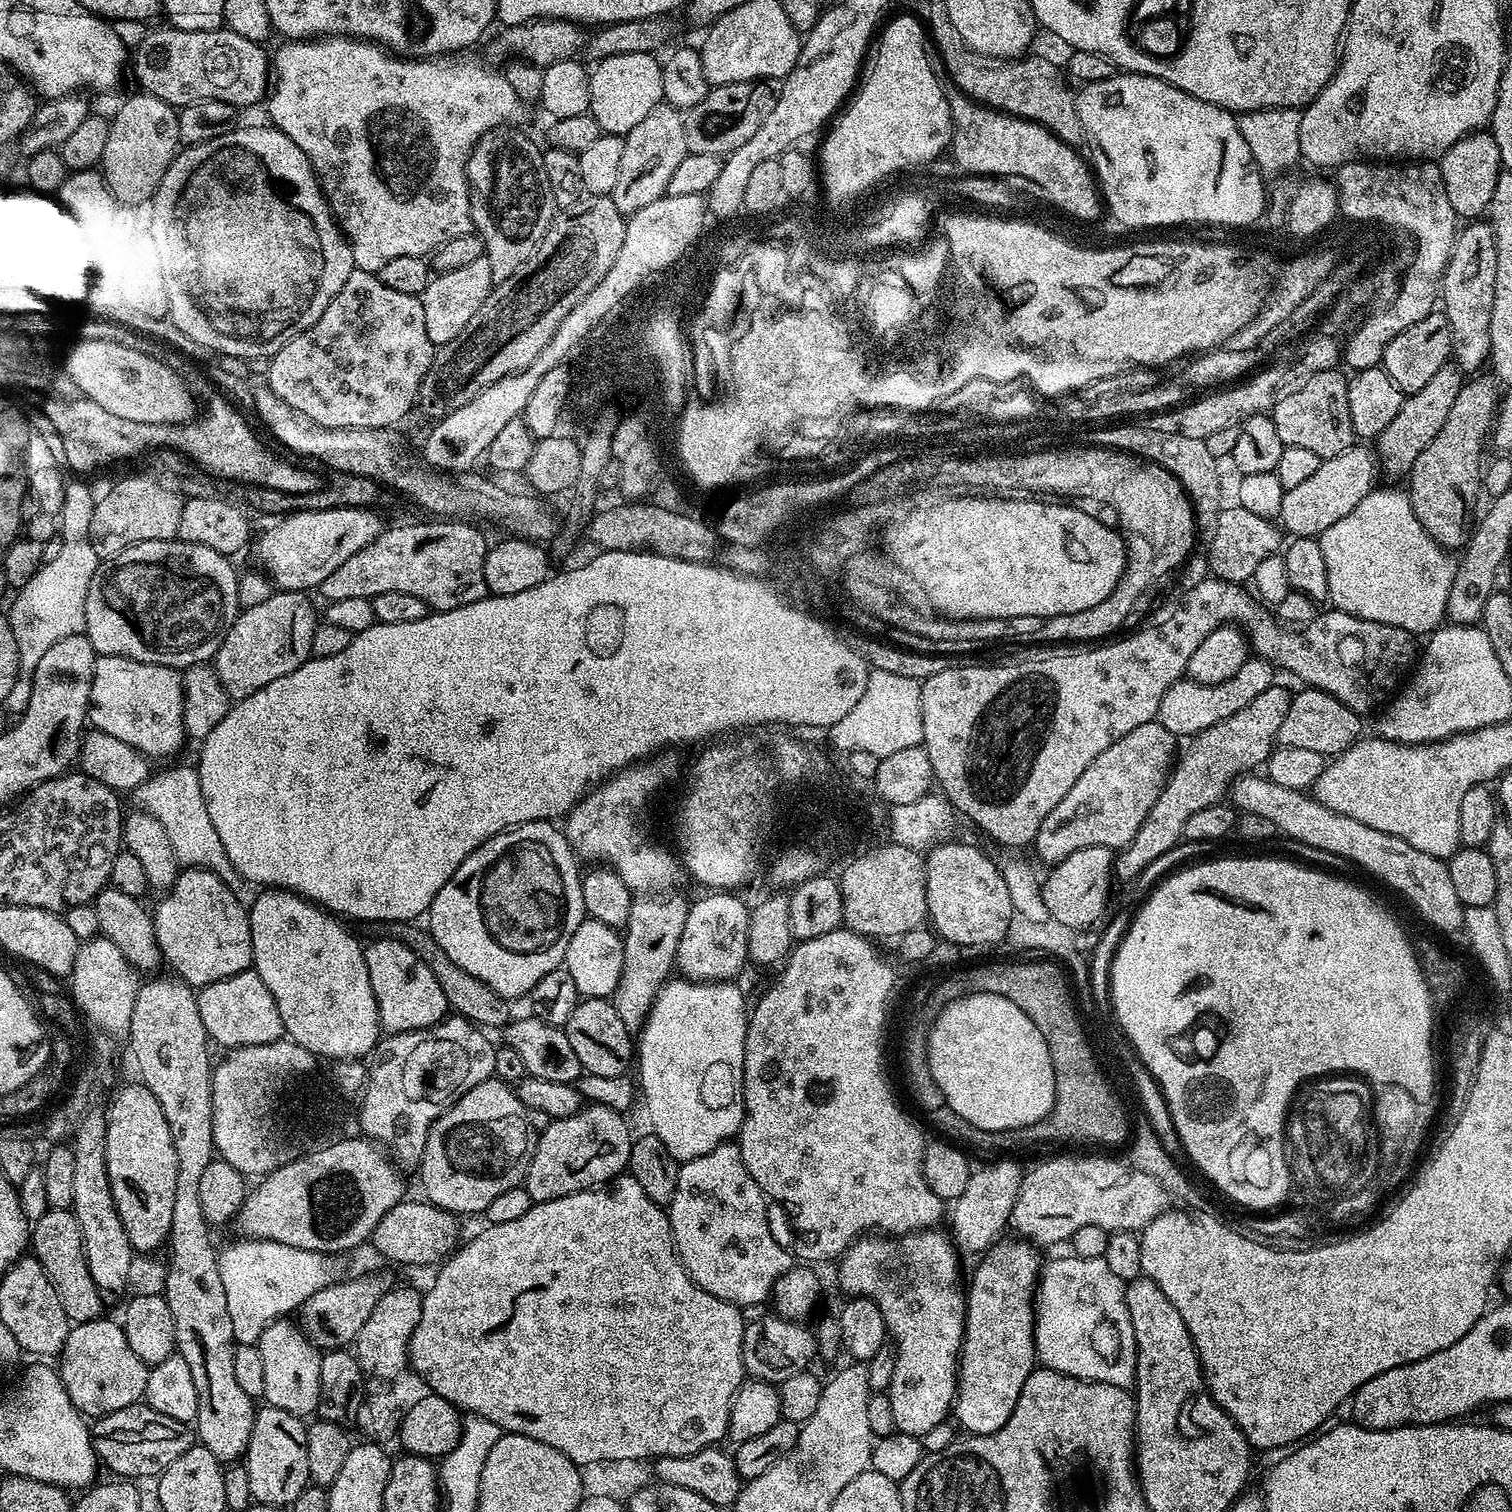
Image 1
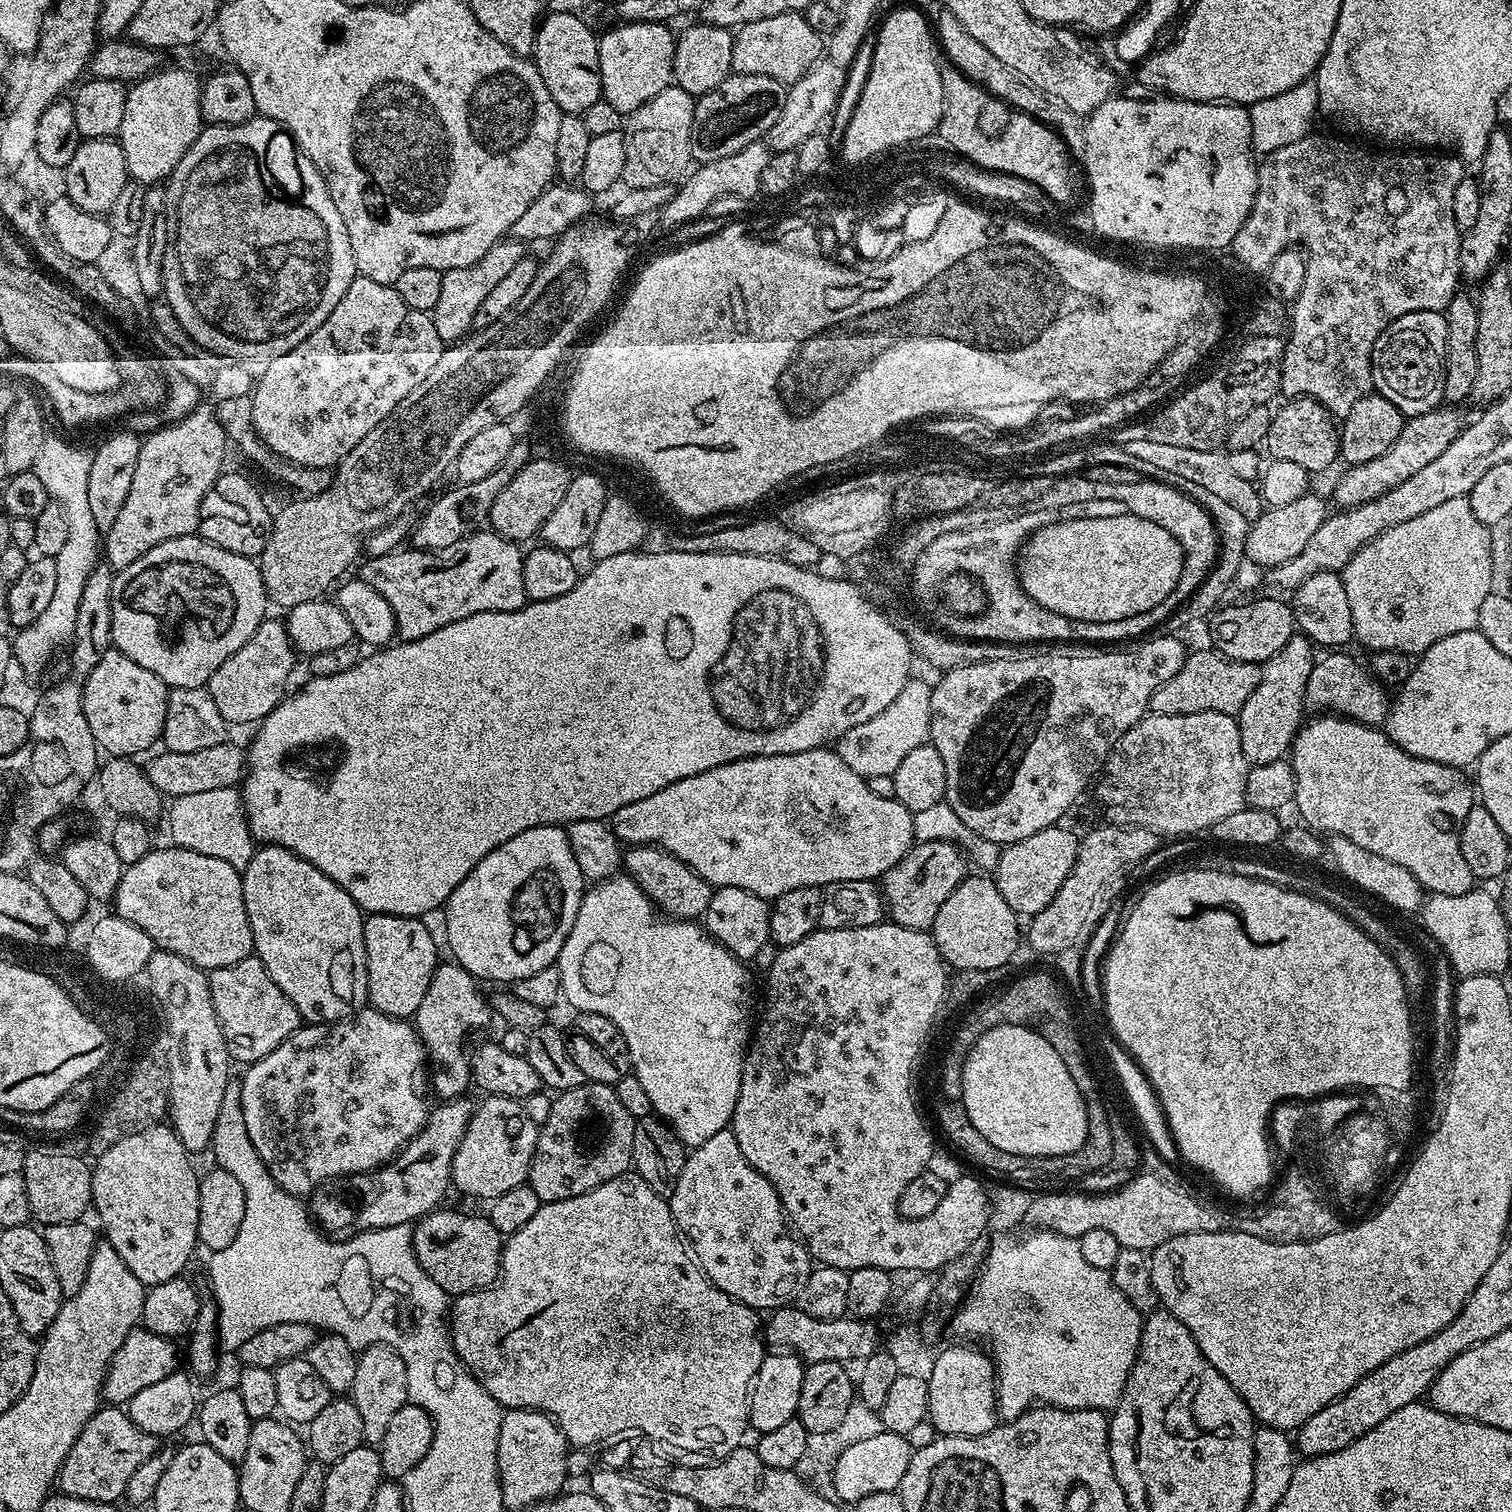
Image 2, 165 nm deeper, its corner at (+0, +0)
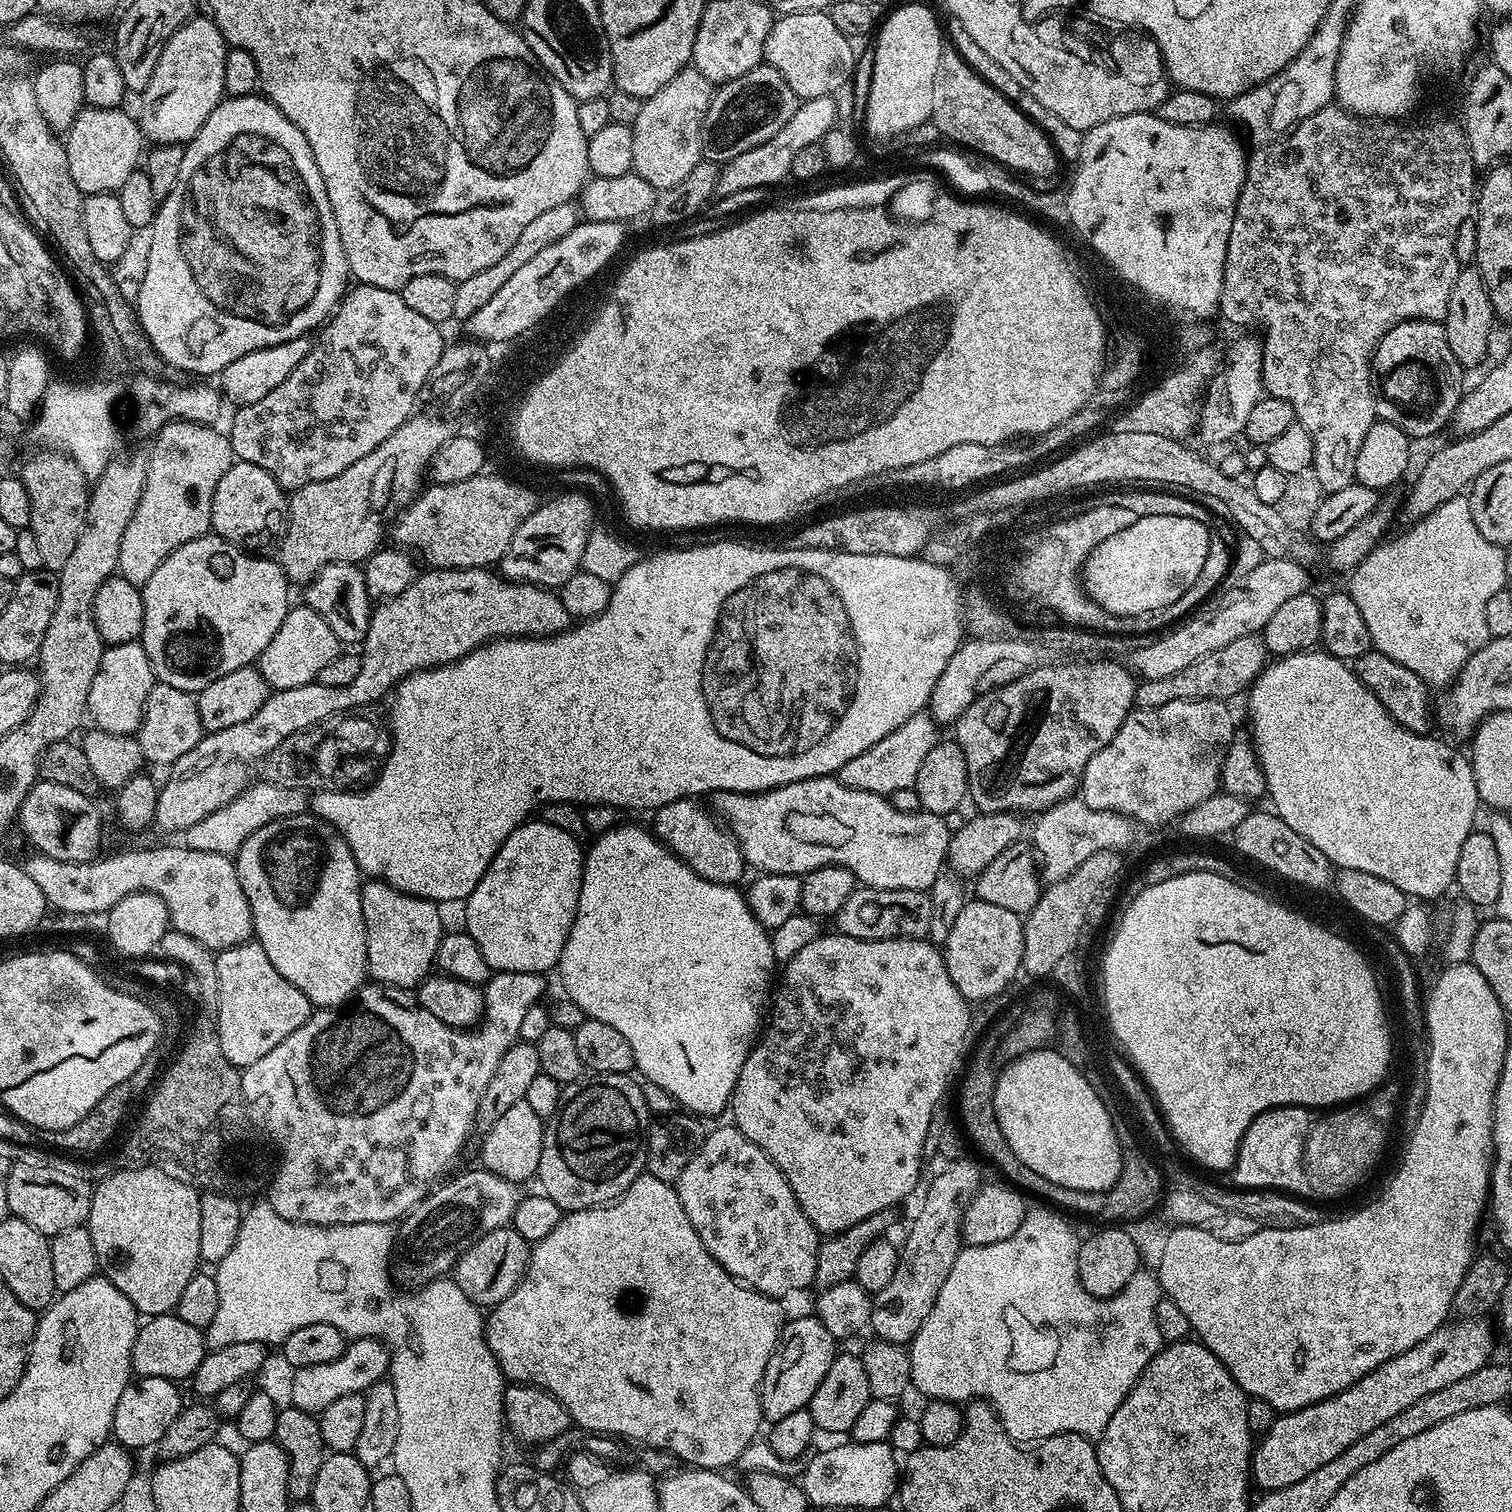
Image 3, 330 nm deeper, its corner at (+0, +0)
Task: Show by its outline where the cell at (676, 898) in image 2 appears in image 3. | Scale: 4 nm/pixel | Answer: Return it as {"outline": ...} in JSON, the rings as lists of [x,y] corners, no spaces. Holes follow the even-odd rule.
{"outline":[[[696,798],[675,800],[655,809],[654,835],[680,859],[687,862],[702,878],[719,884],[739,885],[746,873],[744,855],[731,828],[725,826]]]}

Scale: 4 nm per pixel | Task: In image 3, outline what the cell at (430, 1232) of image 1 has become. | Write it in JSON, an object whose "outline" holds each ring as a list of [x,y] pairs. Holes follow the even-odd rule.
{"outline":[[[511,1226],[485,1232],[476,1239],[480,1240],[474,1241],[465,1252],[463,1249],[455,1257],[456,1269],[450,1272],[450,1276],[470,1302],[478,1306],[495,1306],[503,1302],[524,1277],[524,1271],[528,1269],[530,1241],[522,1238],[522,1234],[515,1232]]]}

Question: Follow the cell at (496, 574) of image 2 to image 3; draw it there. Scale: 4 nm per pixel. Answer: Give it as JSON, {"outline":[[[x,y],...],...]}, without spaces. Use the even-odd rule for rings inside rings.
{"outline":[[[433,568],[421,571],[413,584],[402,590],[402,594],[387,597],[375,605],[368,627],[368,639],[362,644],[362,670],[358,670],[358,678],[354,678],[350,686],[322,686],[313,682],[306,686],[294,686],[290,690],[273,691],[266,702],[262,702],[262,710],[258,710],[258,714],[246,718],[246,722],[238,722],[238,726],[205,734],[194,750],[182,754],[182,758],[170,766],[169,772],[172,773],[168,781],[161,783],[158,788],[156,814],[159,823],[186,830],[194,826],[194,822],[202,822],[206,814],[214,814],[214,810],[238,798],[238,794],[253,783],[252,767],[264,761],[280,743],[290,738],[290,734],[301,732],[330,716],[363,709],[360,708],[363,704],[376,704],[384,695],[385,699],[401,680],[422,668],[449,664],[497,638],[556,636],[565,631],[569,624],[566,606],[562,606],[559,595],[551,588],[506,580],[487,568]]]}

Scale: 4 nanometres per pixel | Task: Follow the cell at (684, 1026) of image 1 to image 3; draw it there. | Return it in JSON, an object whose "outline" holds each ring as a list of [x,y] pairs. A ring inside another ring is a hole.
{"outline":[[[621,822],[617,828],[612,828],[609,832],[599,833],[595,837],[596,840],[592,844],[592,849],[587,849],[584,858],[584,873],[582,874],[582,886],[580,887],[580,893],[578,894],[578,906],[576,907],[576,920],[572,923],[572,929],[570,934],[566,938],[566,946],[562,950],[560,955],[560,963],[558,965],[558,973],[560,972],[560,980],[564,983],[562,988],[563,995],[570,997],[574,1002],[578,1002],[578,1006],[584,1011],[585,1017],[597,1020],[598,1022],[606,1022],[610,1026],[614,1026],[614,1030],[618,1030],[618,1034],[622,1034],[622,1038],[626,1038],[626,1042],[630,1042],[630,1050],[634,1054],[634,1068],[638,1073],[641,1072],[641,1077],[644,1080],[654,1082],[658,1086],[662,1086],[662,1090],[666,1090],[676,1099],[677,1105],[681,1109],[687,1110],[689,1113],[695,1114],[697,1117],[705,1118],[704,1116],[716,1116],[720,1111],[729,1107],[732,1099],[732,1091],[736,1089],[736,1083],[738,1082],[738,1074],[742,1074],[742,1066],[746,1062],[746,1058],[750,1053],[754,1045],[757,1043],[758,1037],[762,1032],[762,1020],[760,1024],[760,1015],[765,1015],[766,1005],[770,1000],[770,989],[774,984],[774,976],[772,980],[772,971],[777,971],[778,963],[774,956],[774,950],[772,949],[772,937],[769,929],[764,928],[754,918],[754,914],[750,910],[745,893],[741,891],[739,887],[731,884],[719,884],[718,882],[710,882],[706,878],[702,878],[692,869],[686,861],[680,859],[667,848],[659,838],[657,838],[651,831],[648,832],[640,824],[628,824],[628,822]]]}

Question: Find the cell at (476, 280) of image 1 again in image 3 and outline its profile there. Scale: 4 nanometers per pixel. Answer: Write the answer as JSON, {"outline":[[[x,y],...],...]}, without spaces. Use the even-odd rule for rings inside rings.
{"outline":[[[572,202],[562,206],[554,206],[551,210],[538,214],[538,218],[534,218],[526,225],[526,230],[522,230],[522,234],[518,234],[518,242],[514,242],[514,246],[510,246],[510,250],[506,250],[506,254],[502,254],[502,258],[498,262],[494,262],[494,266],[486,266],[486,270],[478,270],[478,274],[457,283],[454,294],[455,319],[460,320],[460,322],[467,322],[475,312],[482,310],[482,306],[486,306],[486,302],[490,302],[490,298],[494,298],[494,294],[498,294],[500,287],[525,262],[530,262],[530,258],[534,258],[534,254],[539,254],[544,247],[550,246],[550,242],[558,242],[558,238],[566,238],[566,234],[570,234],[570,230],[574,230],[577,222],[578,208]]]}

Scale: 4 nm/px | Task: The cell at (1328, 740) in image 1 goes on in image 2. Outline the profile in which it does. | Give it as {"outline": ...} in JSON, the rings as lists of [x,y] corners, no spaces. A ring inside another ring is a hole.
{"outline":[[[1332,650],[1315,661],[1306,682],[1304,707],[1312,714],[1335,714],[1345,720],[1356,720],[1360,724],[1383,725],[1390,707],[1390,692],[1381,681],[1372,675],[1344,650]],[[1388,692],[1389,696],[1388,696]]]}

